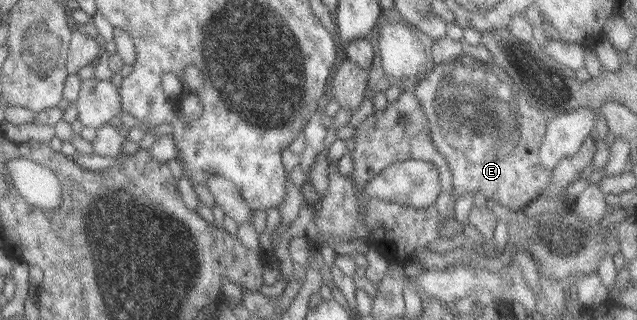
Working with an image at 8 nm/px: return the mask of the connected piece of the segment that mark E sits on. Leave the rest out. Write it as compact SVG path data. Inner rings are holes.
M462 53L442 64L433 64L428 73L421 74L408 88L427 119L434 147L445 157L451 171L455 199L481 191L486 198L501 205L502 210L513 213L538 197L548 185L550 169L544 169L538 159L547 118L526 101L508 75L493 62L487 64Z

